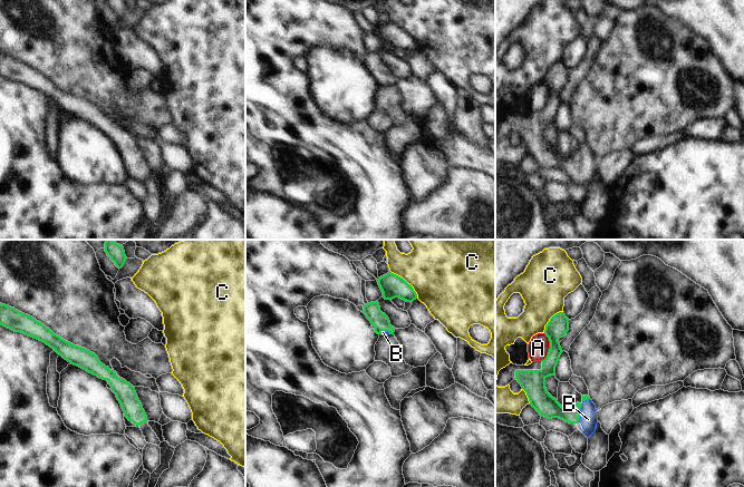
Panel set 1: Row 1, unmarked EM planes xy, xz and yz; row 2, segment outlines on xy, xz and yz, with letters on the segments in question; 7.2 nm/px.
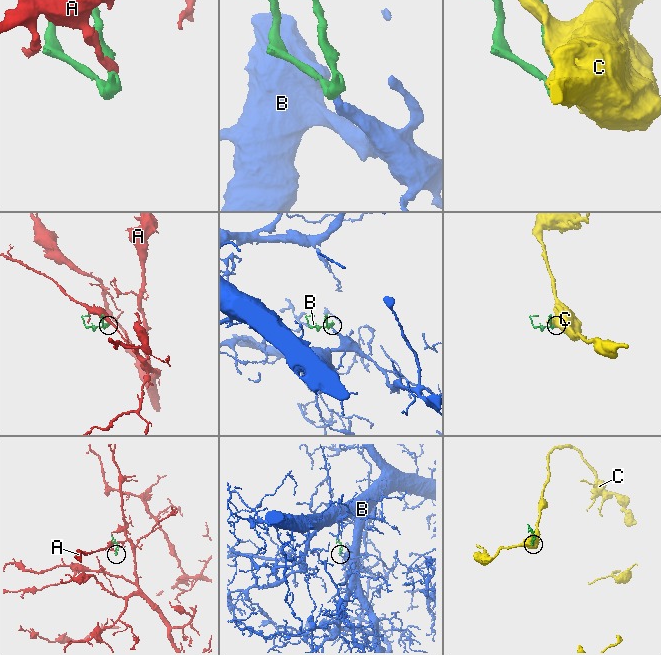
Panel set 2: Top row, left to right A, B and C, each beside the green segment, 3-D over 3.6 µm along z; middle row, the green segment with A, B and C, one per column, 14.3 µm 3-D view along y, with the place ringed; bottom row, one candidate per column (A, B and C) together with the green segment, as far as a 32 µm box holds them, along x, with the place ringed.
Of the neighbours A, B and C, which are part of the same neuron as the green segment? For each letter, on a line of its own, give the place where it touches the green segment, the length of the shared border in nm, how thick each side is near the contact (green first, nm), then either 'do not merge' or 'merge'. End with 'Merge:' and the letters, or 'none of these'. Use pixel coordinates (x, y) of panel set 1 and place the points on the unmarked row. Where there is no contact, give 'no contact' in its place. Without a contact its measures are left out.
A: contact yz (550, 97); length 200 nm; calibres 150 and 160 nm; do not merge
B: contact yz (579, 163); length 140 nm; calibres 160 and 130 nm; merge
C: contact xz (405, 31); length 300 nm; calibres 170 and 400 nm; do not merge
Merge: B

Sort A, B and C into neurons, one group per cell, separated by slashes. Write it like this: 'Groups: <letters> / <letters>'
Groups: A / B / C

